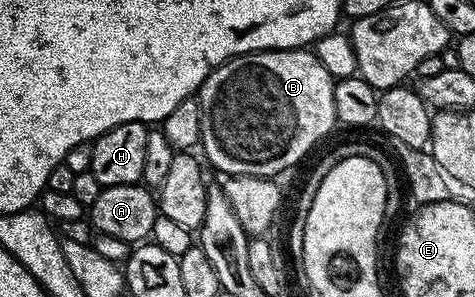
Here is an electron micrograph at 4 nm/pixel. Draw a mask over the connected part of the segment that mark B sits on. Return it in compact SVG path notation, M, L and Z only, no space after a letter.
M287 49L285 51L251 51L249 55L235 55L227 63L222 63L211 75L202 82L196 92L196 98L200 105L200 129L202 137L200 140L200 151L206 154L205 162L222 171L227 175L264 175L267 177L278 177L281 171L294 167L333 127L336 127L334 117L334 84L336 79L330 75L328 69L321 64L315 52L310 49Z

